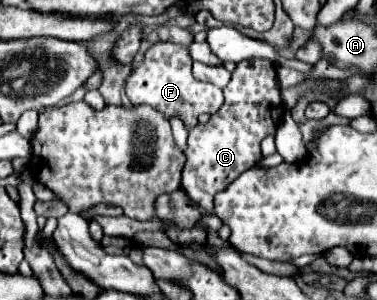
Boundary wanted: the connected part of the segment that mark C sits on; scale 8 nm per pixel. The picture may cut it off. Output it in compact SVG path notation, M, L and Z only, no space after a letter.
M247 59L237 63L223 93L225 103L221 109L209 123L199 123L189 131L185 149L187 163L183 169L183 187L197 205L207 209L207 213L213 213L213 197L261 159L261 141L267 133L275 133L283 115L277 71L267 59Z

